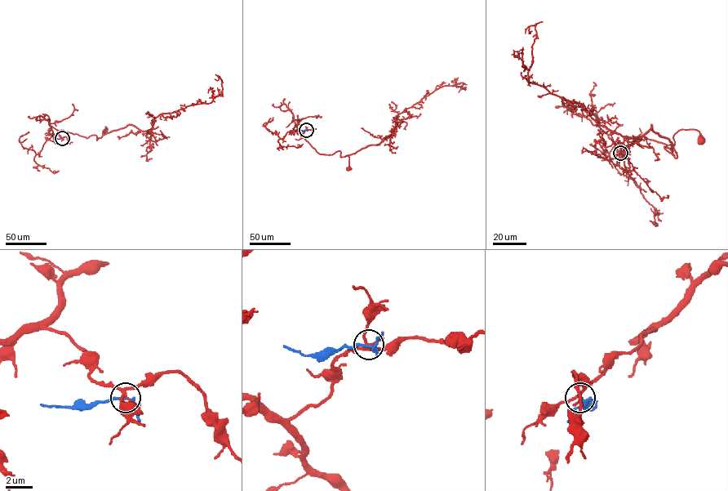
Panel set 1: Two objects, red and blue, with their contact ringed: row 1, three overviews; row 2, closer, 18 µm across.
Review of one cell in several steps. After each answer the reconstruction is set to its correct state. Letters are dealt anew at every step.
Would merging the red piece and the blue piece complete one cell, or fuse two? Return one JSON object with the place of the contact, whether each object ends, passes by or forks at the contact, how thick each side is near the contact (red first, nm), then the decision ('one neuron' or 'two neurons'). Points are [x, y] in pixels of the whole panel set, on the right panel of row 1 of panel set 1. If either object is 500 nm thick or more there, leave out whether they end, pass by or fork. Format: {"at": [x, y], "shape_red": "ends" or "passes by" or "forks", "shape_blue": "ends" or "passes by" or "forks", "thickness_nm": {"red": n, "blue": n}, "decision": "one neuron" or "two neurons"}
{"at": [620, 153], "shape_red": "forks", "shape_blue": "passes by", "thickness_nm": {"red": 200, "blue": 200}, "decision": "two neurons"}

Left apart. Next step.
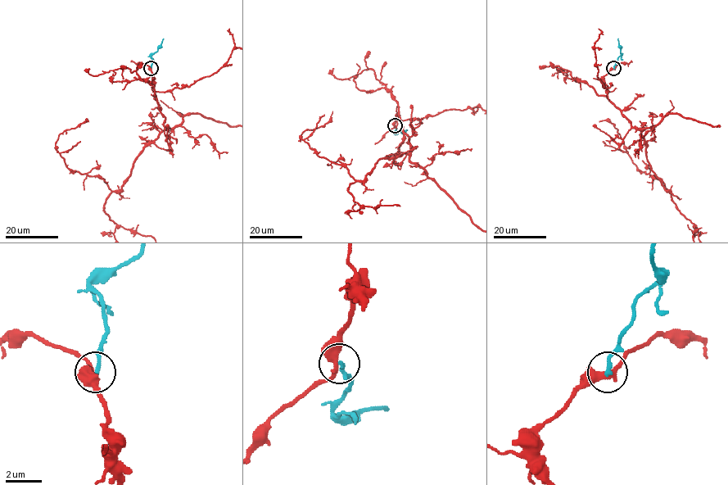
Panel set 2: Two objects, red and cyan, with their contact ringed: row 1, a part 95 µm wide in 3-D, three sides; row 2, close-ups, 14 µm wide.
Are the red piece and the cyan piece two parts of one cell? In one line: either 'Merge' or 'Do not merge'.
Do not merge

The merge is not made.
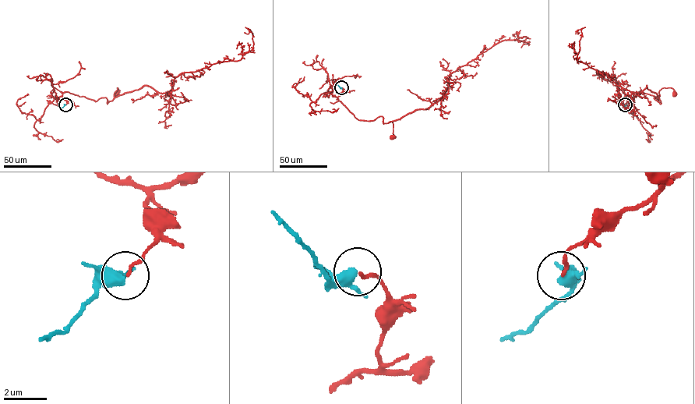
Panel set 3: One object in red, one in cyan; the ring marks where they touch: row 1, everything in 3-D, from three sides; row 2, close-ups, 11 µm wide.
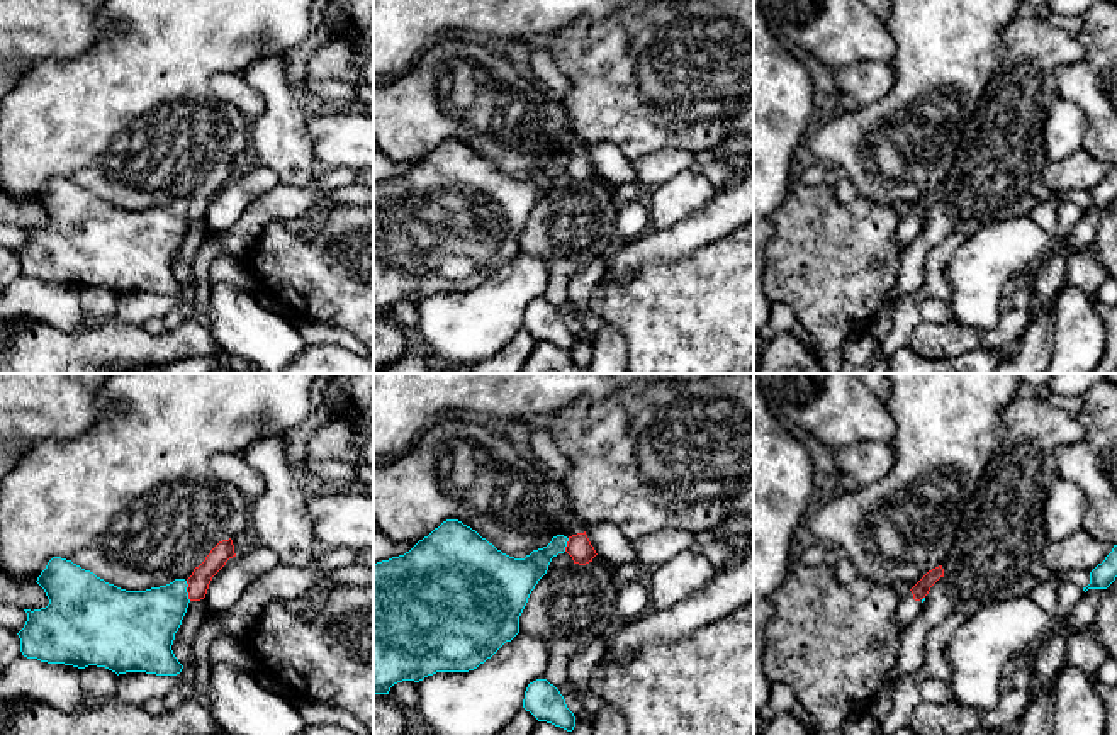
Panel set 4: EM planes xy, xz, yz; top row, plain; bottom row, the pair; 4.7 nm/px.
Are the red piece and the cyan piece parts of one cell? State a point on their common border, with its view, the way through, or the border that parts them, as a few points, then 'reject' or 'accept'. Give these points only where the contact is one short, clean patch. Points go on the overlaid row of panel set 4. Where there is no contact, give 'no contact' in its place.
meets red in xy at (187, 591); border along xy (185, 581), (190, 600); reject

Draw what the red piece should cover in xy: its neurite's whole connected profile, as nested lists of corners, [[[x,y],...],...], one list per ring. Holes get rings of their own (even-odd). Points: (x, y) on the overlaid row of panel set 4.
[[[233,540],[219,541],[205,560],[194,569],[187,579],[187,592],[190,601],[200,601],[205,598],[212,577],[226,565],[229,558],[236,557]]]

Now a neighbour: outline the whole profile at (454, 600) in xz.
[[[446,519],[409,552],[373,564],[373,694],[389,694],[402,681],[419,682],[436,672],[469,672],[491,659],[519,633],[519,616],[553,557],[569,538],[557,535],[525,558],[514,558],[458,519]]]

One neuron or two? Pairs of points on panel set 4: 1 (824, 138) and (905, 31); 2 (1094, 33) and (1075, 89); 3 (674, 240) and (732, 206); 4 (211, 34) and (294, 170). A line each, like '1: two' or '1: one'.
1: one
2: one
3: one
4: two

